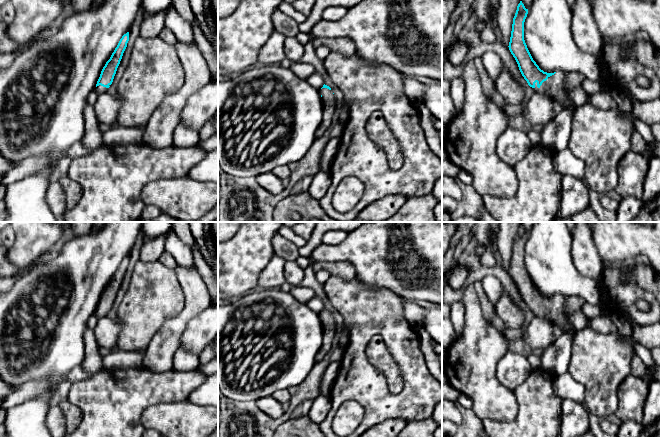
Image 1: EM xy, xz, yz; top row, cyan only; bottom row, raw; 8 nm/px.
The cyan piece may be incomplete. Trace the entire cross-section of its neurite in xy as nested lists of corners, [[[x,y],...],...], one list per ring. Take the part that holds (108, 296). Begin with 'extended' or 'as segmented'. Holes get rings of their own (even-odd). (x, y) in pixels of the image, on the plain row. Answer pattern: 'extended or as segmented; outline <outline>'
extended; outline [[[129,256],[122,260],[110,283],[106,286],[105,290],[103,291],[95,312],[97,318],[106,317],[107,313],[111,310],[117,292],[122,283],[123,277],[127,271],[128,265]]]

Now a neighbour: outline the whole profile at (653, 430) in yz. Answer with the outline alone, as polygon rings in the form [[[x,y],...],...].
[[[660,418],[651,425],[643,427],[640,437],[660,437]]]

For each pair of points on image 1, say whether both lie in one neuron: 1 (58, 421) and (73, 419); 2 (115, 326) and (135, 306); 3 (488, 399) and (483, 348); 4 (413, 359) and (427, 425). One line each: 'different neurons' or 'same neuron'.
1: different neurons
2: different neurons
3: same neuron
4: different neurons

